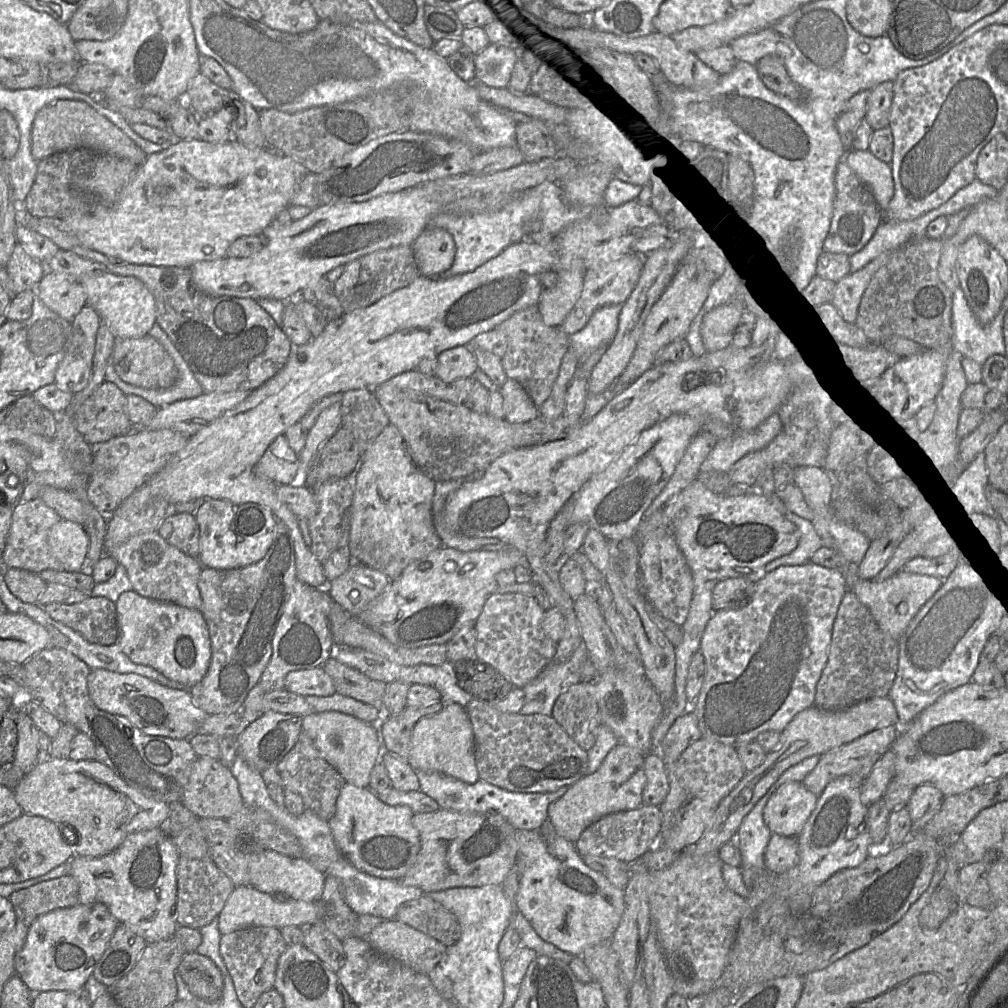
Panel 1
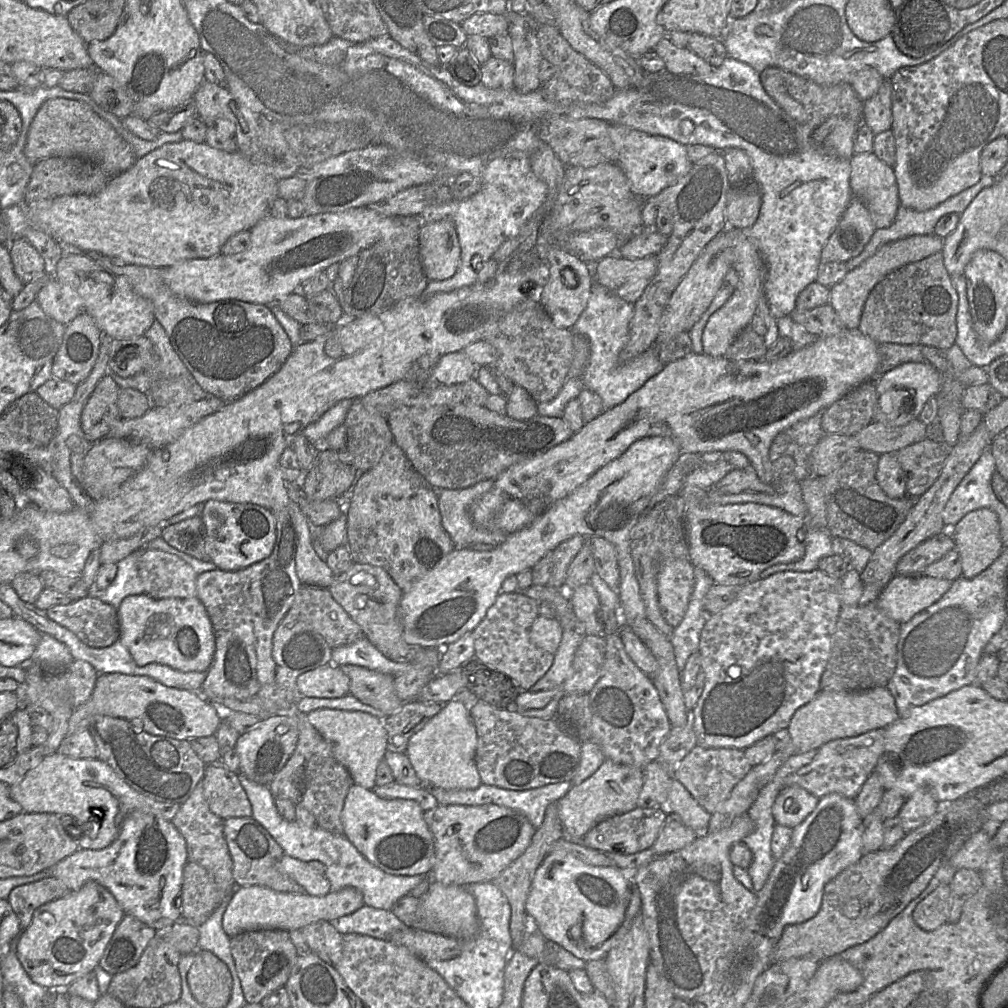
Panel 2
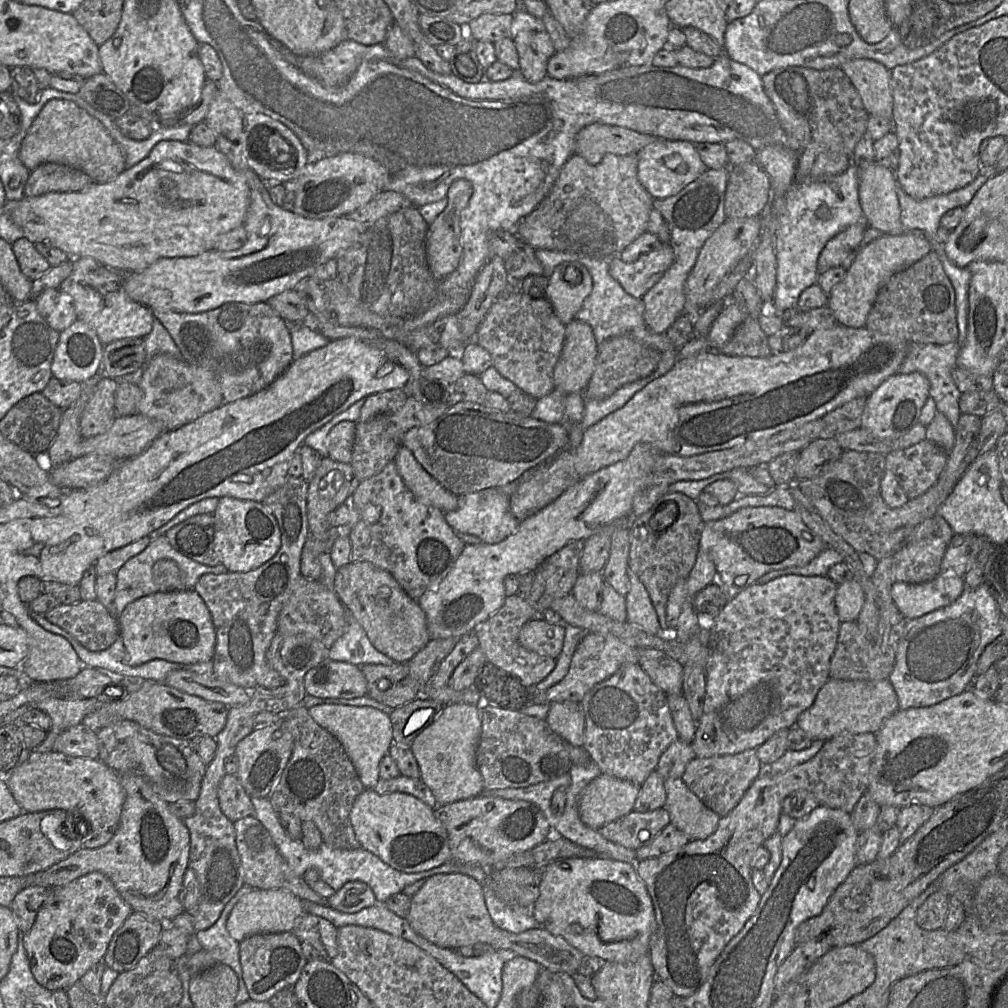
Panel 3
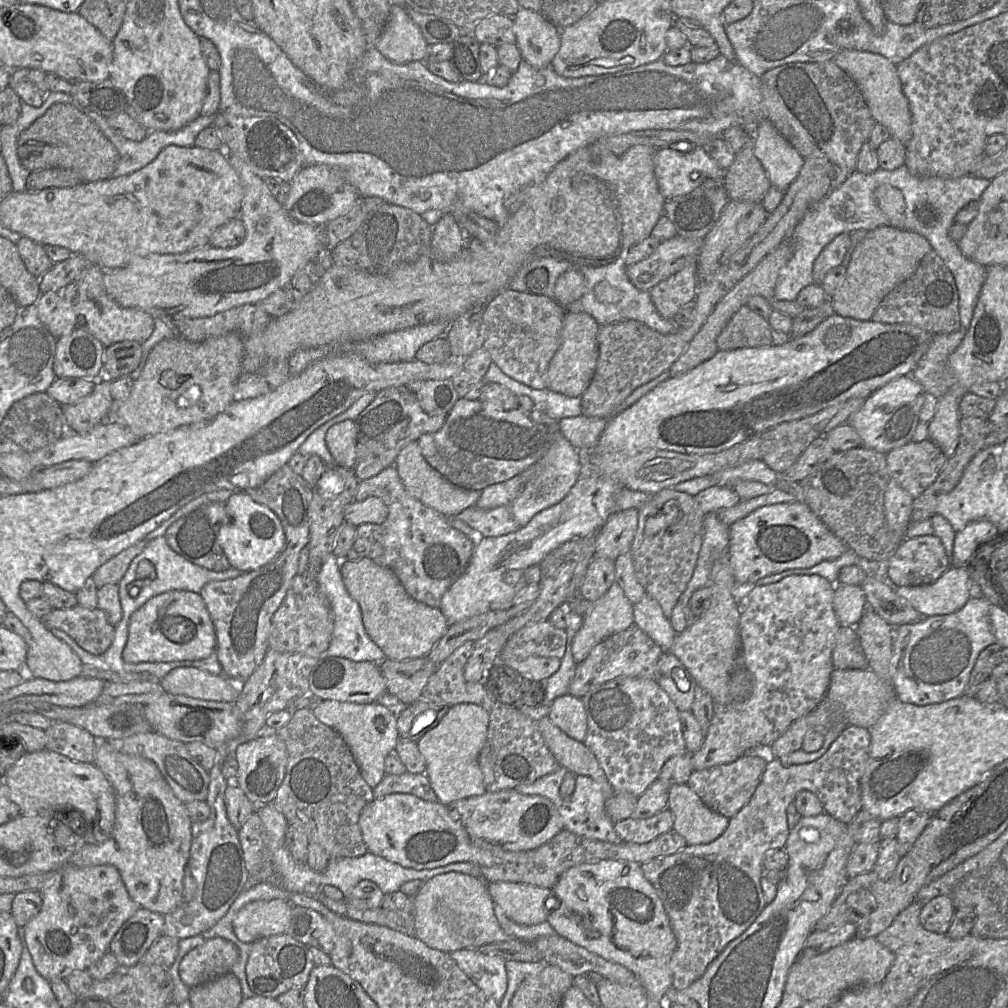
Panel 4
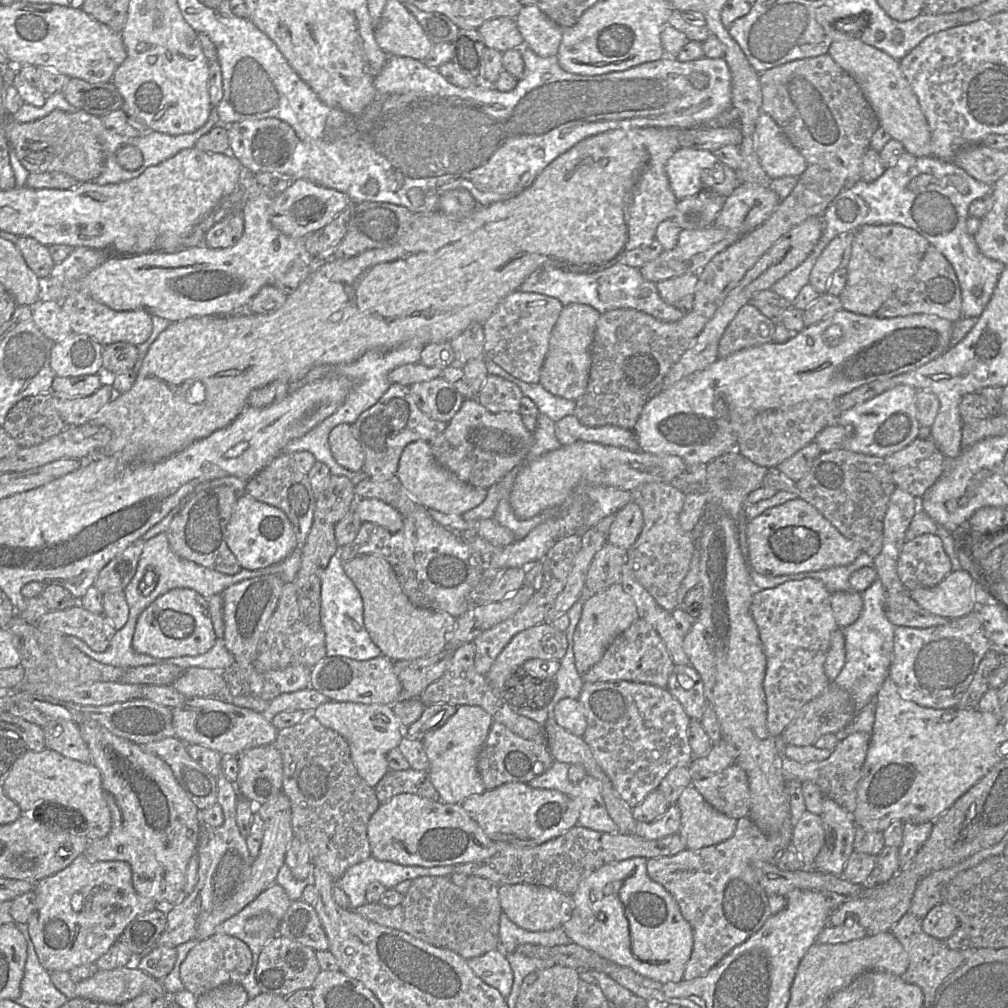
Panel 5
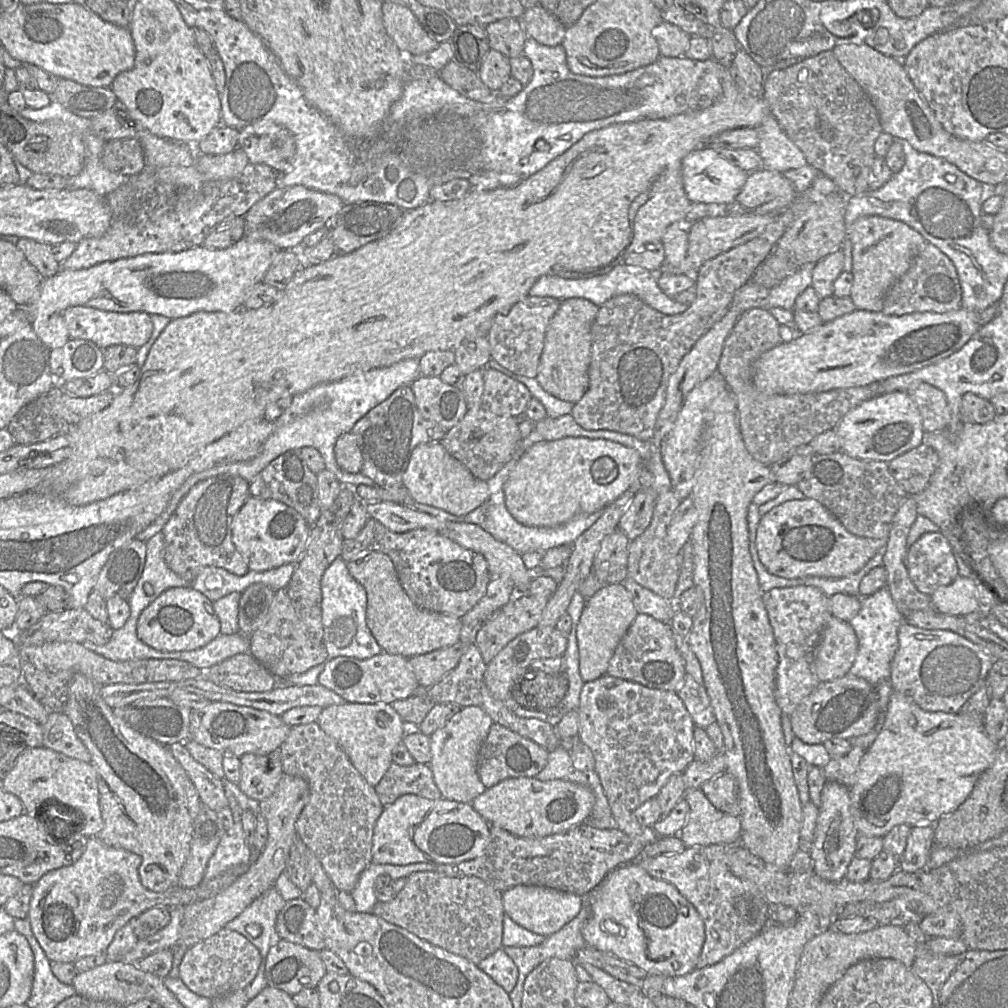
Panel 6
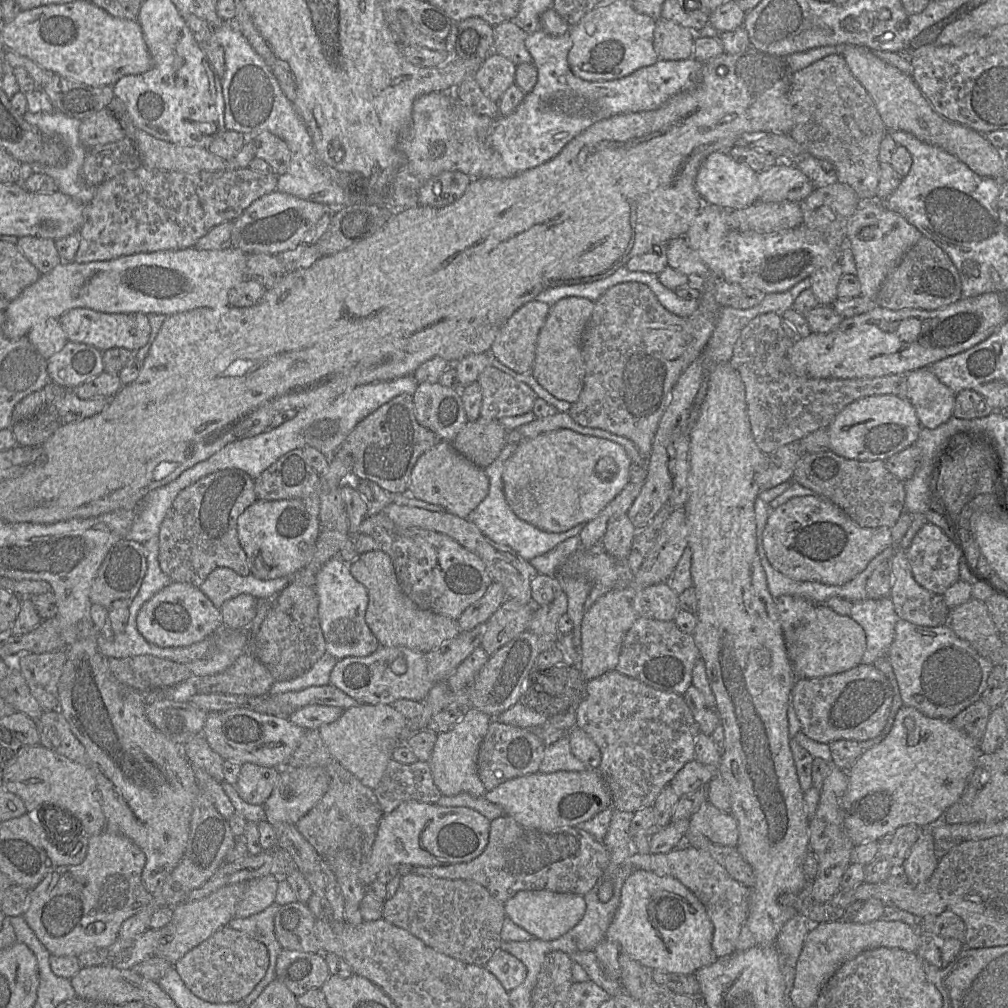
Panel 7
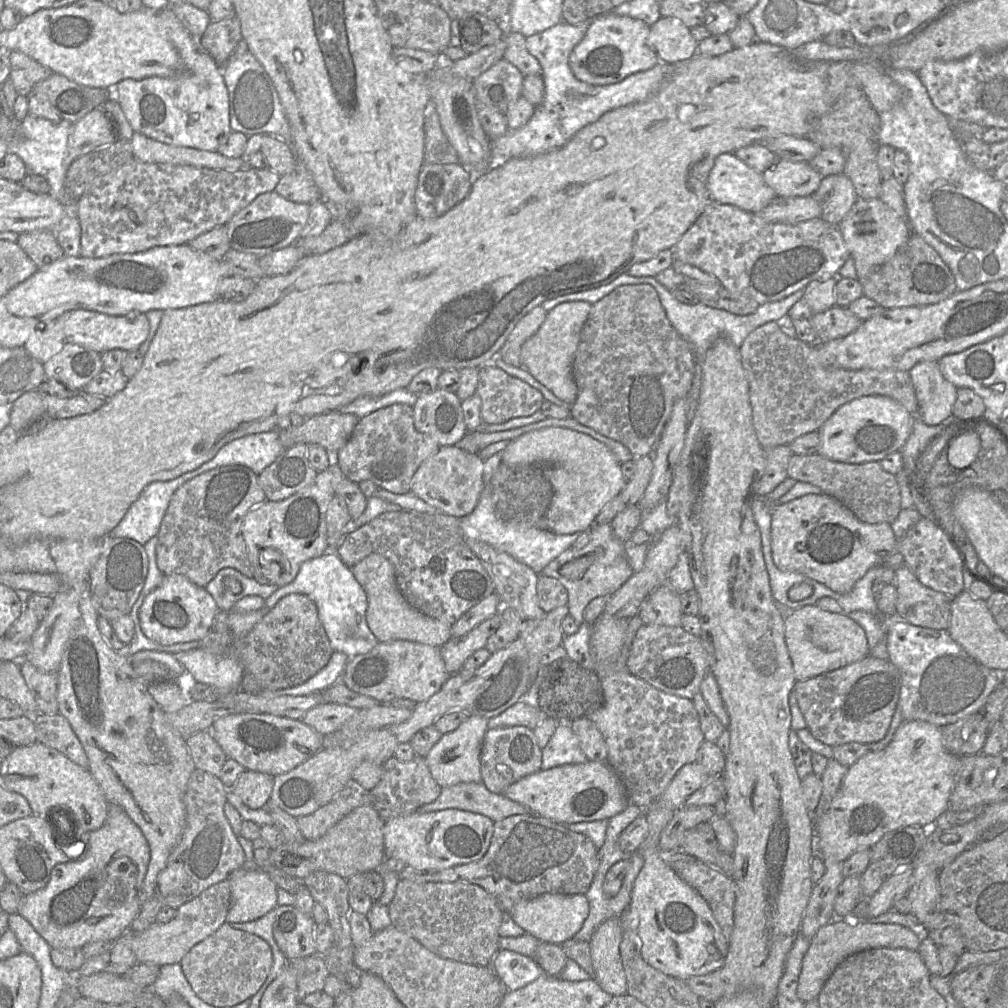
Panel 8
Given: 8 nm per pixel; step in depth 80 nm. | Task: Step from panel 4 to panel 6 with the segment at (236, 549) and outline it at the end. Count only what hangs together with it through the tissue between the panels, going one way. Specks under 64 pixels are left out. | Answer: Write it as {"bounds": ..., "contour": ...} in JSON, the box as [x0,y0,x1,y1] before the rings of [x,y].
{"bounds":[231,497,310,572],"contour":[[[249,497],[231,523],[232,541],[249,570],[263,572],[287,563],[297,563],[303,555],[310,526],[295,509],[273,499]]]}

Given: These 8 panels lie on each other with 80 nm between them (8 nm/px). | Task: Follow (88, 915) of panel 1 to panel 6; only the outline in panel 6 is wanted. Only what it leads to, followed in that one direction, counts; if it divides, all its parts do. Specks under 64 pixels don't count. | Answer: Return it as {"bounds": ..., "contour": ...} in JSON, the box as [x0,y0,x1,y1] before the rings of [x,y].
{"bounds":[28,837,250,962],"contour":[[[99,837],[87,840],[85,851],[74,864],[52,870],[33,885],[28,920],[49,960],[71,962],[105,953],[116,933],[132,919],[155,907],[185,907],[215,896],[250,866],[236,866],[195,888],[174,887],[165,892],[146,889],[139,879],[142,858],[130,851],[108,847]]]}

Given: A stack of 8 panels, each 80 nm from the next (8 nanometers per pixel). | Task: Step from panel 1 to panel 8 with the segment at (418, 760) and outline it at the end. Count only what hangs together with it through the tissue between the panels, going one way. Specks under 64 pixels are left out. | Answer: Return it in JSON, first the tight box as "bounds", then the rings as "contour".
{"bounds":[424,715,488,787],"contour":[[[478,715],[468,716],[454,731],[443,734],[424,757],[432,777],[440,787],[462,782],[482,782],[480,753],[485,733],[488,730],[488,720]]]}

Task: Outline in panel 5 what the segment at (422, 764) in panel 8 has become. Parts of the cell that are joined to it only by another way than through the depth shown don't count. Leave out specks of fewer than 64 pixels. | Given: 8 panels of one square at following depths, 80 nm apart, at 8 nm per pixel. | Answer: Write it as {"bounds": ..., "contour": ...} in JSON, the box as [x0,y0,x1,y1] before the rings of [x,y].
{"bounds":[374,768,440,803],"contour":[[[412,768],[388,770],[376,784],[374,791],[380,803],[401,793],[412,793],[433,801],[440,800],[440,795],[432,785],[428,772]]]}

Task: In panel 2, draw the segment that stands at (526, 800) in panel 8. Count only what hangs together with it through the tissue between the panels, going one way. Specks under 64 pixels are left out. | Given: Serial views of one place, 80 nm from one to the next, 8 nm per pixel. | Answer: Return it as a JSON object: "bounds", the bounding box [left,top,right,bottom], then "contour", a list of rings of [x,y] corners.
{"bounds":[423,804,536,887],"contour":[[[495,804],[439,805],[425,811],[423,818],[433,834],[435,851],[435,862],[427,878],[445,885],[465,887],[480,882],[491,882],[524,853],[536,832],[524,815]]]}

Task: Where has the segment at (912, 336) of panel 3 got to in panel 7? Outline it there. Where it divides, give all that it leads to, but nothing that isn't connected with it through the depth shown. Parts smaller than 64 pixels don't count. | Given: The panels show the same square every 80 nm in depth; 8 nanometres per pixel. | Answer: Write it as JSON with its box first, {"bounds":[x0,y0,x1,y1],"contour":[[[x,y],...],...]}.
{"bounds":[874,237,961,310],"contour":[[[921,237],[883,281],[874,300],[890,310],[937,310],[961,299],[961,281],[948,255],[932,240]]]}

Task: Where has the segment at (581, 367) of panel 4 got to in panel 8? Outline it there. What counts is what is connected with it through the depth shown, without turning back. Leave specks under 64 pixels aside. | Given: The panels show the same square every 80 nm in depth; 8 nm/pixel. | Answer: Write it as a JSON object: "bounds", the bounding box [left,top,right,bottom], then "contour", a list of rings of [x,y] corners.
{"bounds":[521,300,592,404],"contour":[[[583,300],[558,304],[546,314],[537,330],[521,347],[522,366],[560,400],[573,404],[578,396],[578,387],[572,373],[573,359],[580,341],[580,333],[589,315],[592,304]]]}

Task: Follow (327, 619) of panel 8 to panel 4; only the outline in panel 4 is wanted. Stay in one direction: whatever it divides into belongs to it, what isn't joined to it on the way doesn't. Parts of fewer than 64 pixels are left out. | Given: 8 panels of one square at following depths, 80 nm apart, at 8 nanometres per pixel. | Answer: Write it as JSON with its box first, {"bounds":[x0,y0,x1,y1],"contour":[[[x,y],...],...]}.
{"bounds":[316,553,386,662],"contour":[[[333,553],[325,558],[316,580],[324,593],[333,615],[334,629],[326,654],[351,659],[353,661],[382,662],[386,656],[367,634],[363,625],[361,608],[348,593],[340,572],[341,559]]]}

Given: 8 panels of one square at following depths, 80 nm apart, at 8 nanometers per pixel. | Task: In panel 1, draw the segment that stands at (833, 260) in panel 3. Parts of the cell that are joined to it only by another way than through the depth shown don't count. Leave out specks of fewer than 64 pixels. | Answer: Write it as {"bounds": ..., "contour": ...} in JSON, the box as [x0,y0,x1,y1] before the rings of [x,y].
{"bounds":[823,153,884,256],"contour":[[[847,153],[840,158],[835,174],[836,195],[830,229],[823,250],[852,256],[860,251],[875,234],[884,215],[869,188],[852,171],[847,162]]]}

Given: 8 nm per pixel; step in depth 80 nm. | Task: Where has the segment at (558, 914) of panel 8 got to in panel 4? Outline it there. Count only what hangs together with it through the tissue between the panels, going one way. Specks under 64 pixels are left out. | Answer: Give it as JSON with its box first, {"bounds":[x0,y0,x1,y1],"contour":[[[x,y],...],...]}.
{"bounds":[487,882,559,925],"contour":[[[489,882],[487,890],[506,916],[521,925],[544,923],[550,910],[559,906],[557,899],[549,899],[553,897],[551,888],[514,882]]]}

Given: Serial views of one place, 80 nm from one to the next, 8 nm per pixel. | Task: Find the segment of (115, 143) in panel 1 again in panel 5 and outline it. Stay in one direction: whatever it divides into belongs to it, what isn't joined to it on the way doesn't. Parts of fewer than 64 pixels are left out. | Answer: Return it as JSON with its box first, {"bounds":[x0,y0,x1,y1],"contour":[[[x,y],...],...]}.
{"bounds":[5,109,104,182],"contour":[[[60,109],[51,111],[45,117],[28,123],[19,123],[8,116],[5,124],[5,136],[14,149],[21,165],[30,173],[61,172],[80,182],[92,182],[104,168],[104,145],[94,134],[92,128],[82,122],[77,114]]]}

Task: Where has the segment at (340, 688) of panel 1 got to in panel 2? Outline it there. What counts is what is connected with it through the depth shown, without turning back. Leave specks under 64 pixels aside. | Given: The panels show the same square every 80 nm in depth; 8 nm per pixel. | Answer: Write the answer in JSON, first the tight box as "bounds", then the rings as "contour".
{"bounds":[339,665,404,716],"contour":[[[357,665],[339,667],[349,678],[349,694],[362,703],[382,711],[387,716],[401,708],[404,702],[395,692],[394,676]]]}

